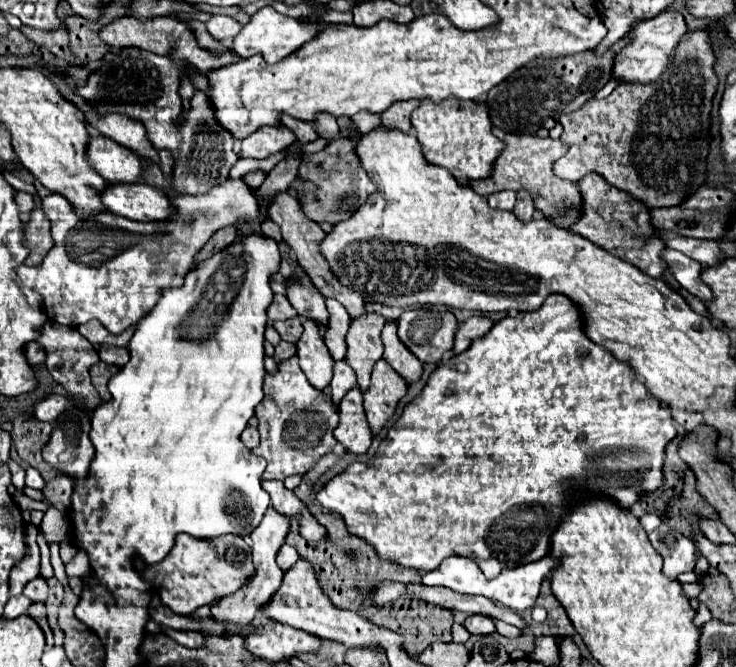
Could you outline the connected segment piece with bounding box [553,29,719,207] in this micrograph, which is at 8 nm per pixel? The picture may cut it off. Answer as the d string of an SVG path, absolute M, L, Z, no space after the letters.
M695 29L681 39L677 45L677 55L669 71L657 79L657 83L623 83L605 99L591 99L581 109L561 115L563 135L561 141L569 145L567 155L555 163L555 175L579 181L589 173L599 173L617 189L631 193L635 199L647 203L649 207L675 207L685 201L687 195L701 189L707 179L707 155L713 141L709 133L711 123L711 101L717 93L719 79L715 75L715 53L713 41L707 29Z

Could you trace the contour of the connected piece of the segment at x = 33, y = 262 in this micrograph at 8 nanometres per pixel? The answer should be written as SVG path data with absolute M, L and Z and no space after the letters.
M33 211L33 219L25 225L25 243L29 245L29 257L25 265L37 267L53 247L53 239L49 233L49 221L41 211Z

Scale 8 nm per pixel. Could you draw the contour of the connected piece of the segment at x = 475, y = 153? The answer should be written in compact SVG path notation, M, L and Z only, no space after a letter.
M449 97L445 103L433 103L431 99L423 99L411 115L411 125L423 147L425 161L449 169L449 173L463 183L463 187L469 187L473 179L487 179L493 171L497 155L505 149L505 143L491 133L487 105L479 105L475 101L461 103L459 99Z

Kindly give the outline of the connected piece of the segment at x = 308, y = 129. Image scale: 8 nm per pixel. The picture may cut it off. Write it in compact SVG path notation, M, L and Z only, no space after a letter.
M285 115L283 117L283 125L289 127L297 135L297 141L301 141L301 143L309 143L309 141L315 141L319 137L317 131L315 131L315 127L311 123L301 121L301 119L295 119L295 117Z

